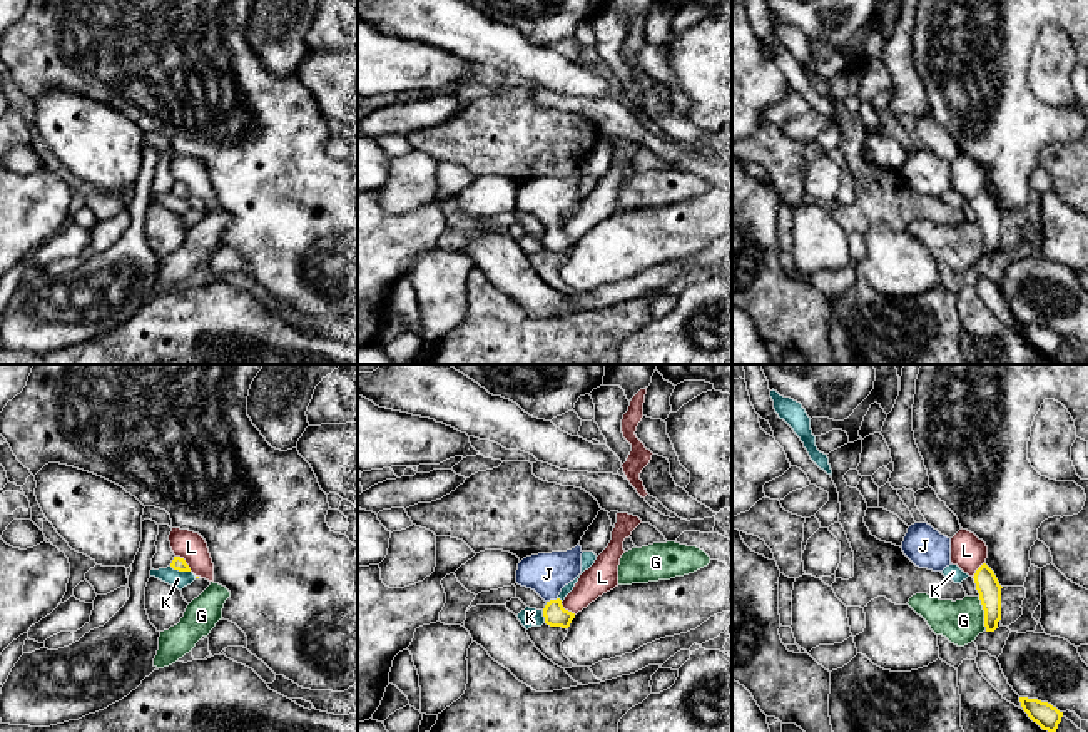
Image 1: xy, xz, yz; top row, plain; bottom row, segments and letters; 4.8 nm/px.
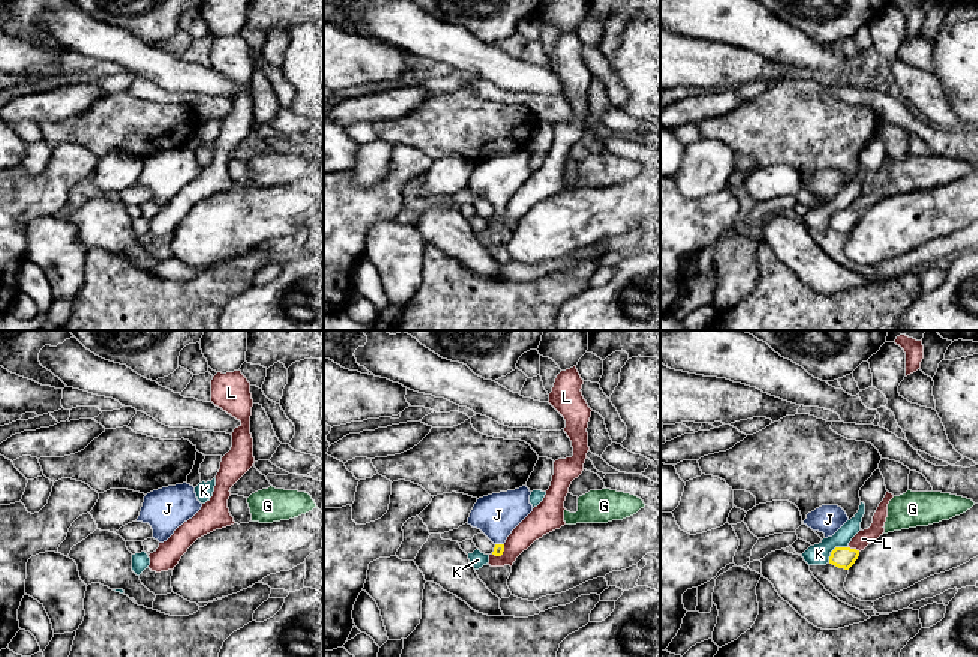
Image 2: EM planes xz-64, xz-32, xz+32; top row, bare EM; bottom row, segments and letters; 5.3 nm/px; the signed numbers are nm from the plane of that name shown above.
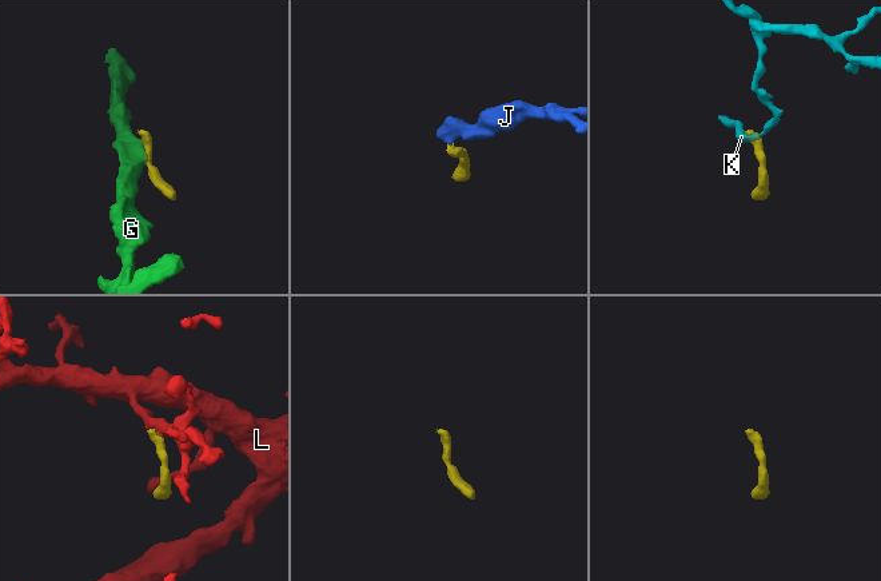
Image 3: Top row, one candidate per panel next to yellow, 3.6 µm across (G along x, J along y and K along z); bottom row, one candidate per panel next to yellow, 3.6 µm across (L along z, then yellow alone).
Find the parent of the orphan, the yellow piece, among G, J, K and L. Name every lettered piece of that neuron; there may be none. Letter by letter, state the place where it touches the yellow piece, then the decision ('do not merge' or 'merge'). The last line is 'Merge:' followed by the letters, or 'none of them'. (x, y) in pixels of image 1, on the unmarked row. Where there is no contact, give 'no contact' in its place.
G: yz (985, 239) | do not merge
J: xz (552, 226) | merge
K: xy (181, 196) | do not merge
L: xy (184, 188) | do not merge
Merge: J

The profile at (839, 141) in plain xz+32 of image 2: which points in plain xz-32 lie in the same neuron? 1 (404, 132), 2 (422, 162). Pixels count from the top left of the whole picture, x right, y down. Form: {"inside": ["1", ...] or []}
{"inside": ["1"]}

